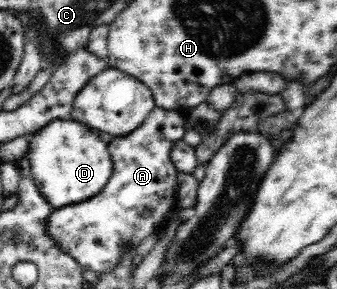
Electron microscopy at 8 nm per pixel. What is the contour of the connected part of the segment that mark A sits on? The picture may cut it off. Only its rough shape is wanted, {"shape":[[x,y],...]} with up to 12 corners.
{"shape":[[156,106],[107,143],[112,177],[52,211],[45,235],[111,270],[179,207],[169,149],[185,110]]}

